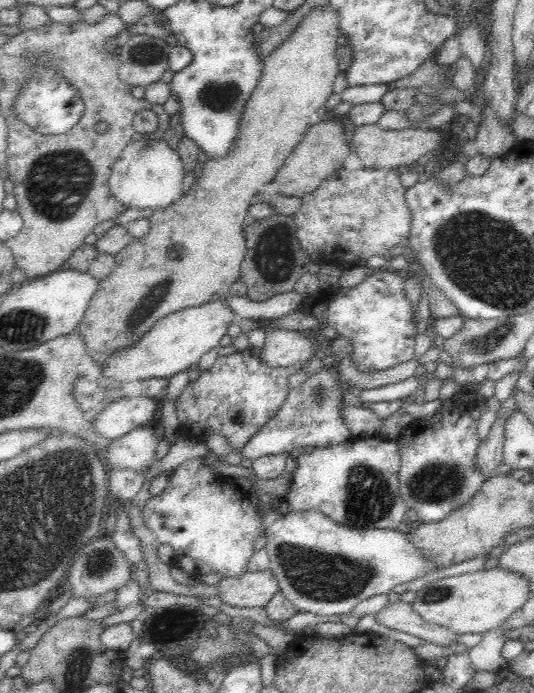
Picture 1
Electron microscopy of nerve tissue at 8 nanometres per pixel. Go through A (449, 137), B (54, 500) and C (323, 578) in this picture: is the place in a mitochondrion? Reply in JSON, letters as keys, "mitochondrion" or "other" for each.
{"A":"other","B":"mitochondrion","C":"mitochondrion"}

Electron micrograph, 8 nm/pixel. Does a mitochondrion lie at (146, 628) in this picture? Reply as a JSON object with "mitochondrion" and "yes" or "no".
{"mitochondrion":"no"}

